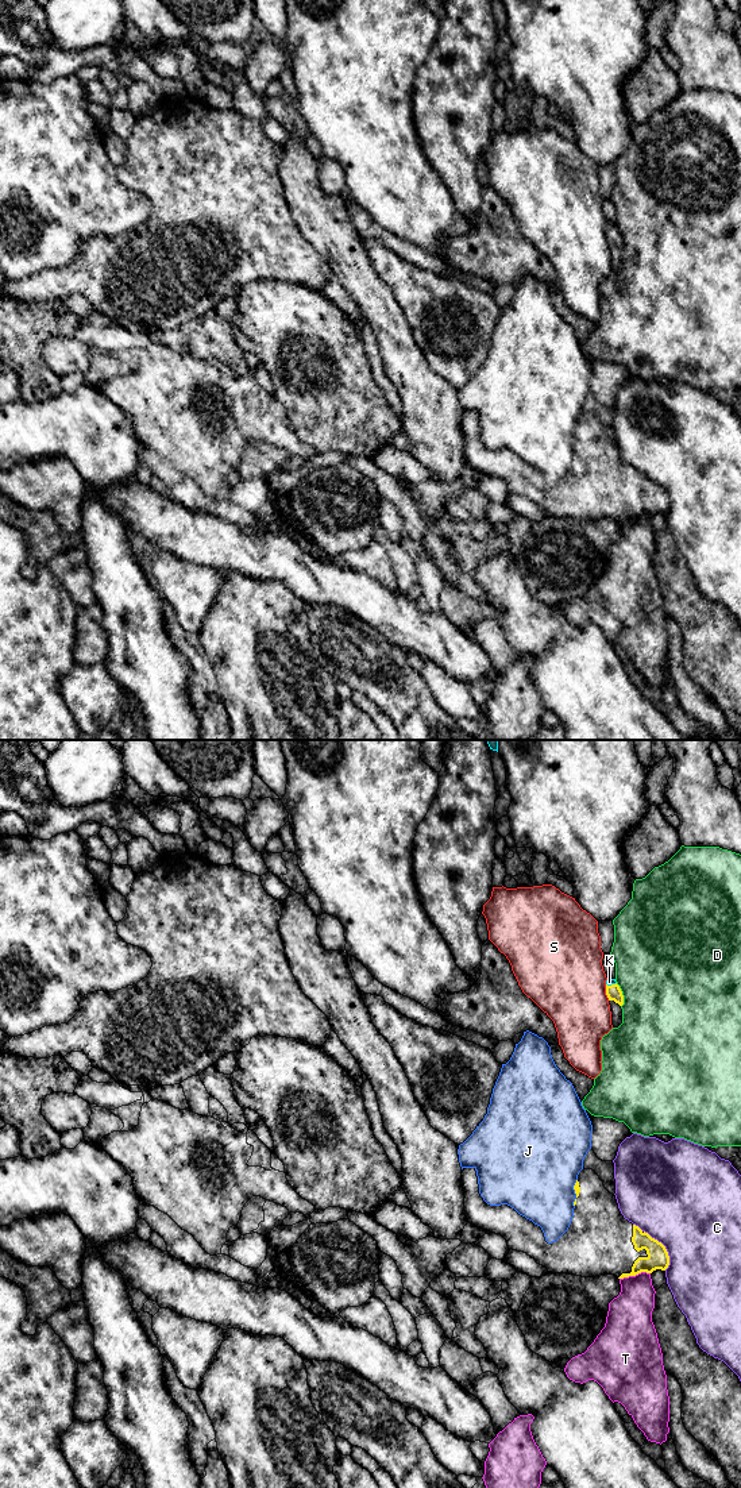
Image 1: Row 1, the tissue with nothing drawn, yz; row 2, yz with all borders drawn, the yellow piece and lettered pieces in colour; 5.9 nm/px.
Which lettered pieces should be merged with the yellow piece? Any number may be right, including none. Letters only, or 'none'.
K

